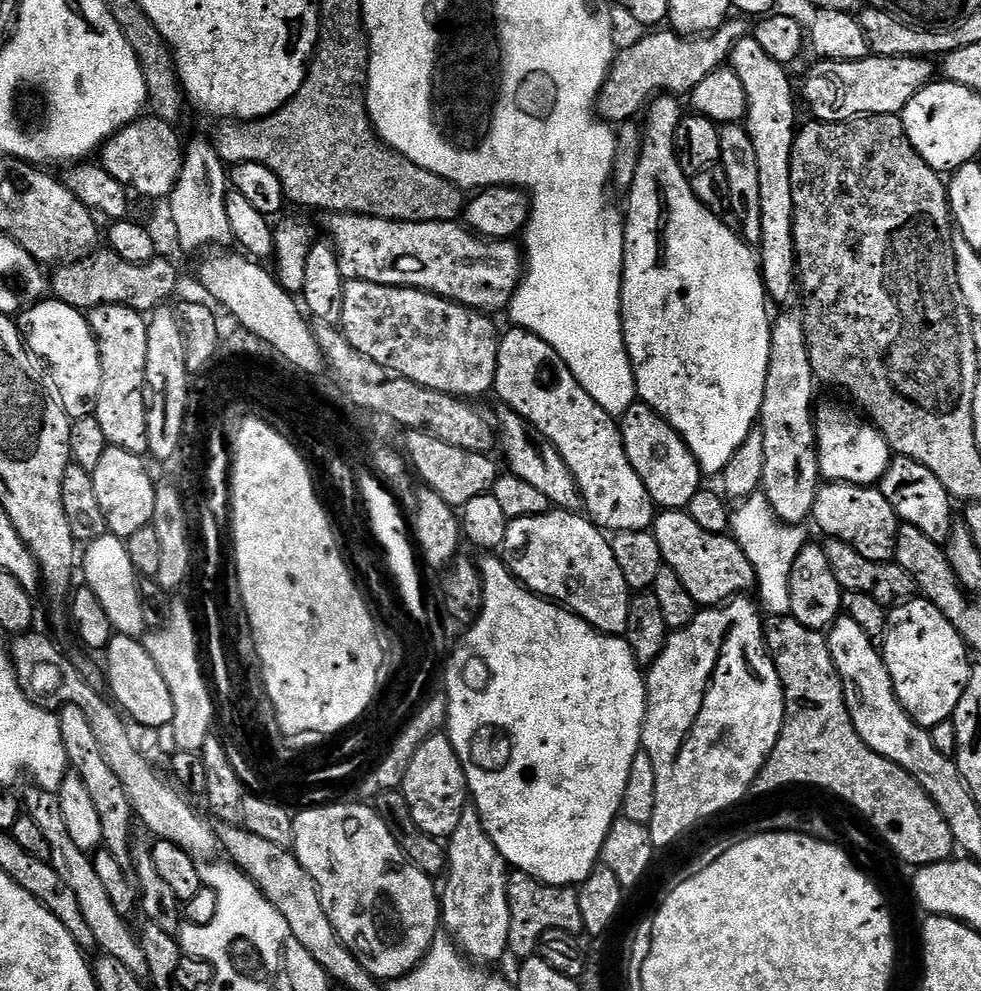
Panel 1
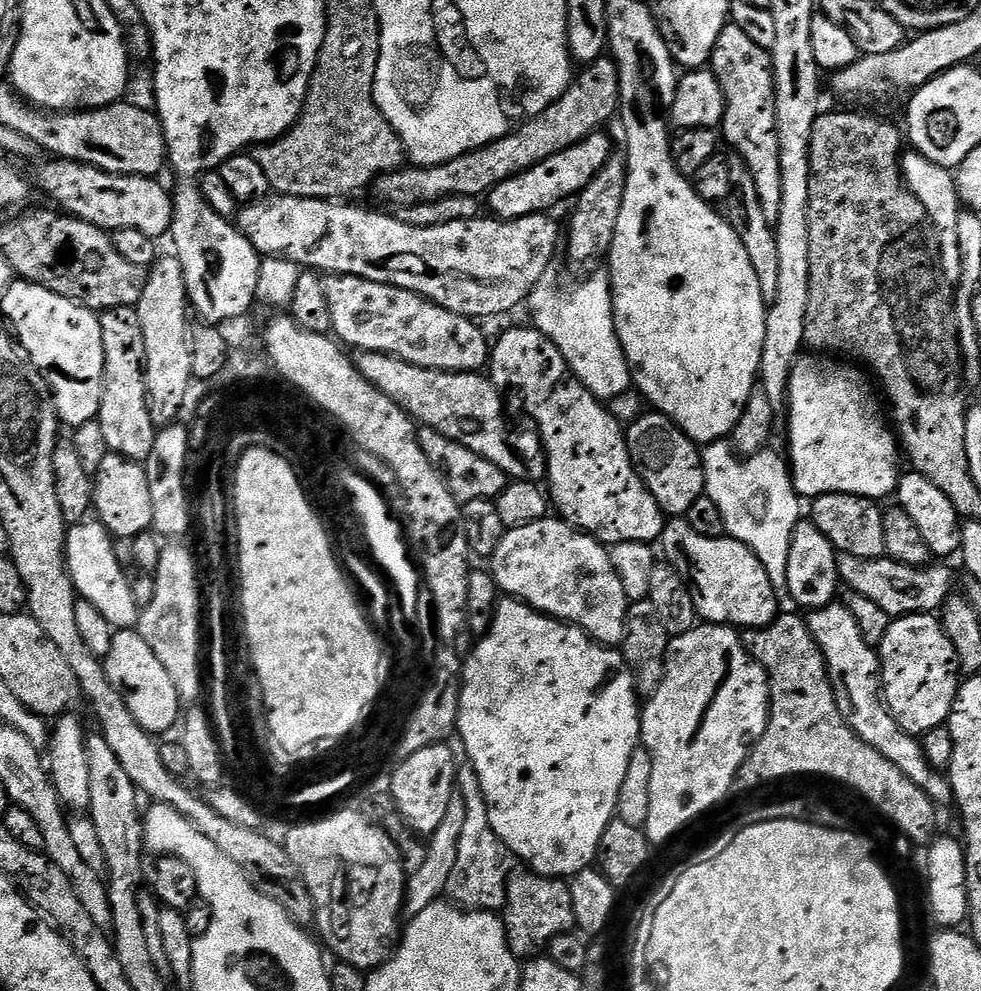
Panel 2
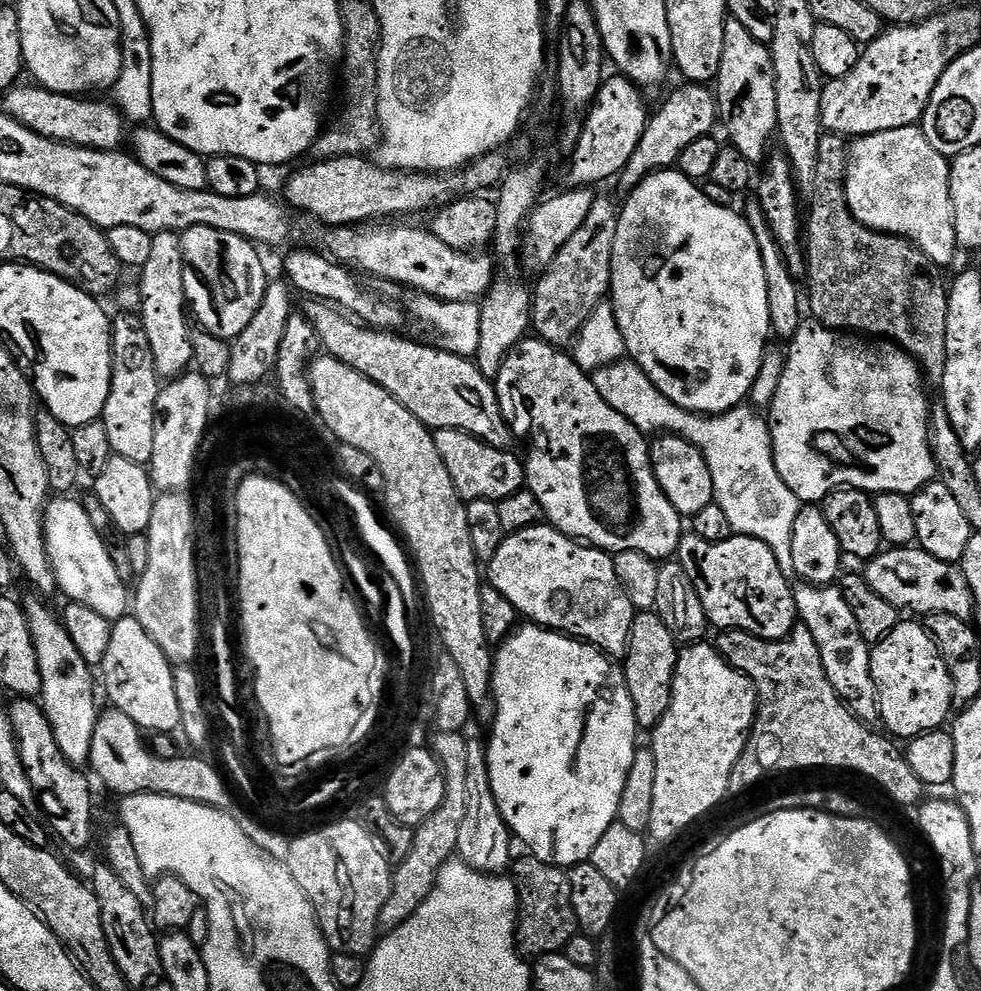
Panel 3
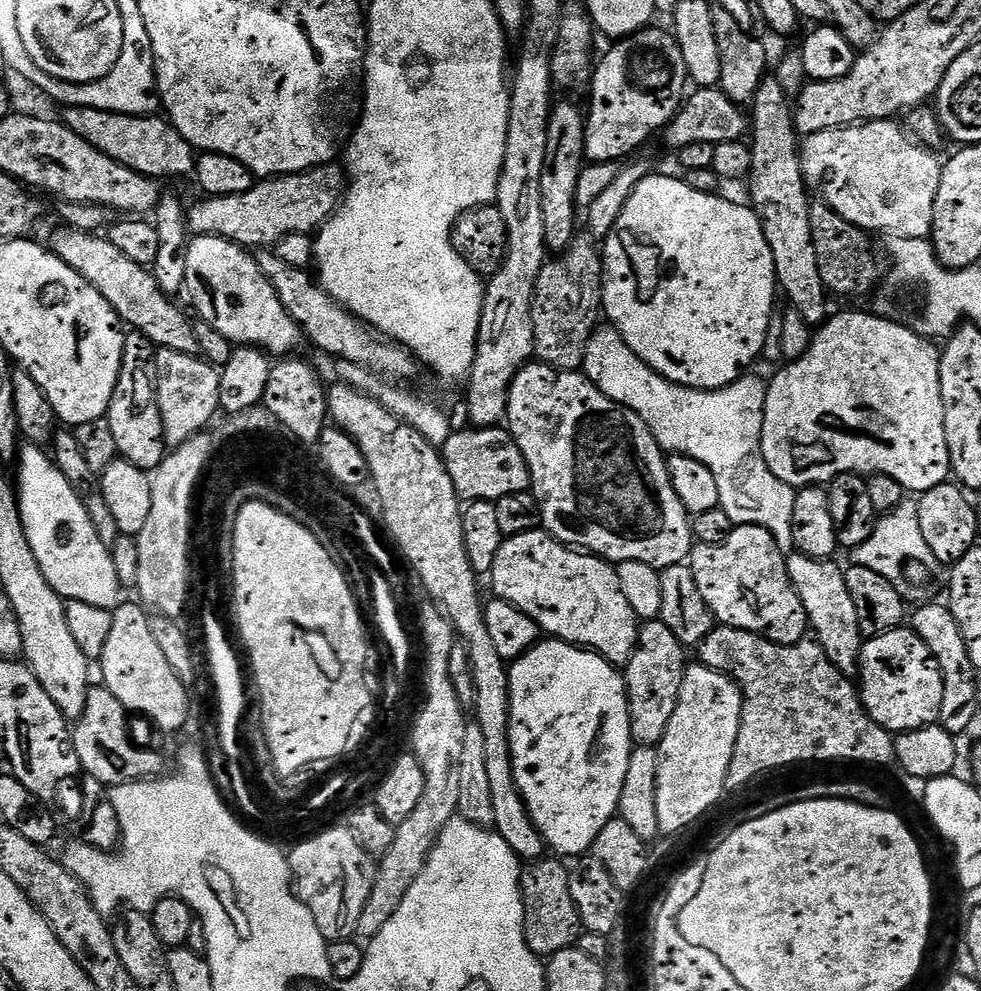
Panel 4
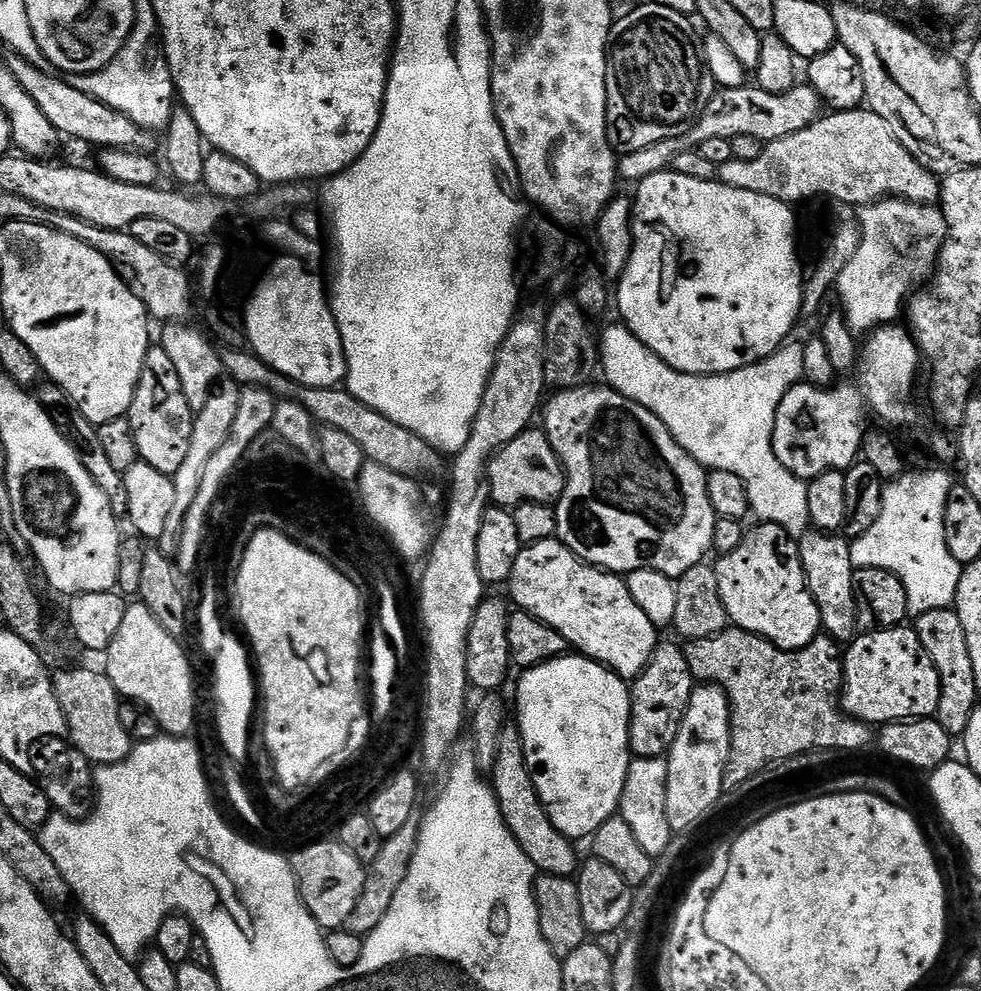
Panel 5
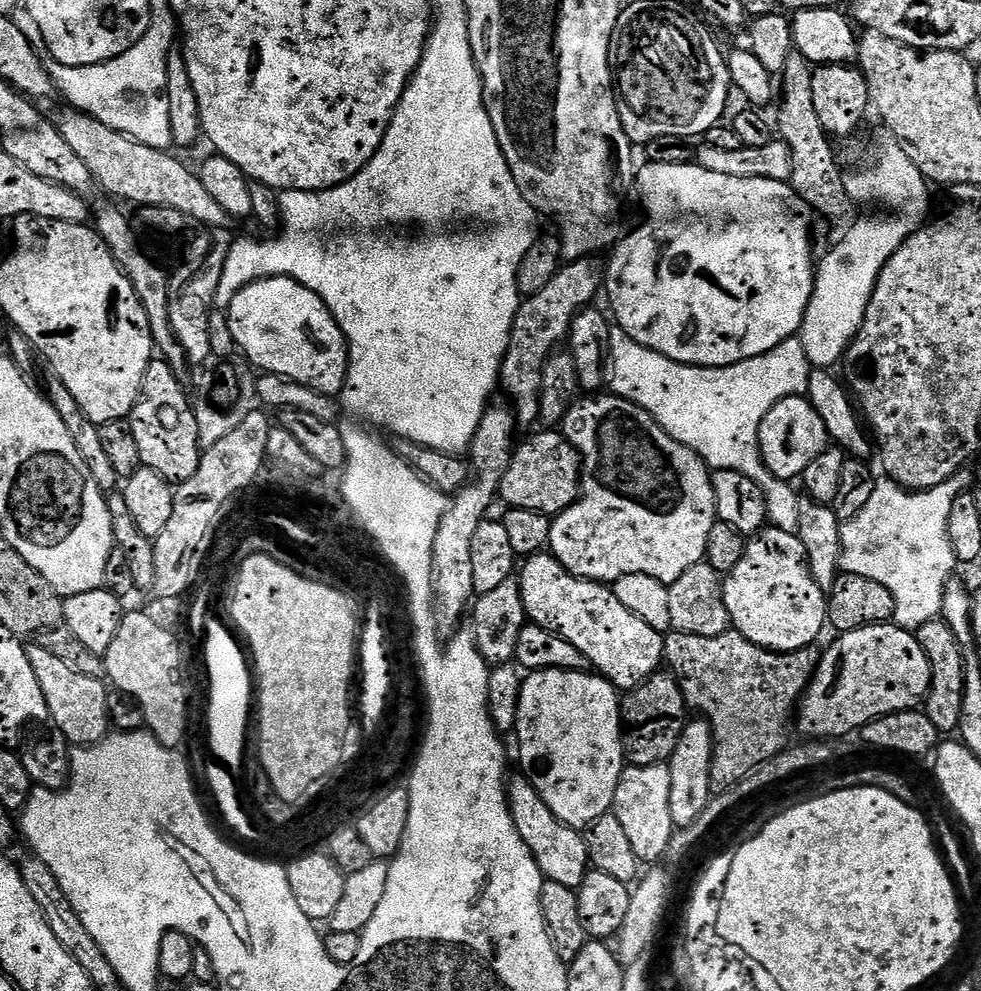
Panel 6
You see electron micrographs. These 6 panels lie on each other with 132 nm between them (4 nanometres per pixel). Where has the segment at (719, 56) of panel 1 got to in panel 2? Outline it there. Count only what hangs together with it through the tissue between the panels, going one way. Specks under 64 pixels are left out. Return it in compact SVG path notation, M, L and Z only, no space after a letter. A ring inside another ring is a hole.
M601 58L587 65L584 72L573 79L572 85L553 104L541 107L536 120L528 120L520 129L509 131L492 144L476 148L445 164L405 166L396 172L385 172L376 179L374 193L384 204L393 204L396 210L413 208L415 204L429 204L447 196L487 197L498 182L506 182L546 158L582 142L601 131L620 111L620 75L616 61Z

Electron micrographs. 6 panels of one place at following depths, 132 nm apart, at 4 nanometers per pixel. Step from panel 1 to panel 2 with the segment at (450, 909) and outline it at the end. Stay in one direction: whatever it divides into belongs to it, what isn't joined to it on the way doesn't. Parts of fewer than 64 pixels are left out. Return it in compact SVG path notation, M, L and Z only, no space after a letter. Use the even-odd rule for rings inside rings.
M464 762L459 765L456 786L466 806L466 823L462 825L462 838L458 838L458 862L454 862L448 892L451 899L465 910L499 913L508 903L509 850L490 826L486 798L472 764Z

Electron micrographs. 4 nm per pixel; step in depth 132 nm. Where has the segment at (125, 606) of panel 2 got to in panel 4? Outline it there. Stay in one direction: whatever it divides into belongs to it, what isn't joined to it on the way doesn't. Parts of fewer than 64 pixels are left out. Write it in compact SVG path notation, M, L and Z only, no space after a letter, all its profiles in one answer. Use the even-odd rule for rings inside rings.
M25 443L18 452L19 464L20 469L17 470L16 476L14 472L14 484L18 489L22 526L26 526L26 538L30 538L30 550L34 550L34 558L38 558L38 566L46 582L50 582L53 590L63 596L65 601L90 602L90 606L102 606L109 610L119 608L122 603L120 597L122 589L118 582L118 574L114 574L112 553L95 533L94 523L82 496L66 480L62 470L45 449Z

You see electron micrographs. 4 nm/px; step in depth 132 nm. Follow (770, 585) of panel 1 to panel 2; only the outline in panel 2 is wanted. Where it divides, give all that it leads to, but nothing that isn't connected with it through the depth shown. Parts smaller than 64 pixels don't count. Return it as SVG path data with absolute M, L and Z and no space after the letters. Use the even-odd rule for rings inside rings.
M717 442L703 449L704 457L704 490L707 496L722 510L722 522L726 522L726 533L731 539L742 542L750 551L756 554L758 562L770 574L770 582L774 586L777 599L789 597L786 582L786 565L790 562L790 542L796 529L796 524L802 519L800 512L801 497L792 484L790 464L783 455L772 450L765 450L753 456L741 458L731 443Z

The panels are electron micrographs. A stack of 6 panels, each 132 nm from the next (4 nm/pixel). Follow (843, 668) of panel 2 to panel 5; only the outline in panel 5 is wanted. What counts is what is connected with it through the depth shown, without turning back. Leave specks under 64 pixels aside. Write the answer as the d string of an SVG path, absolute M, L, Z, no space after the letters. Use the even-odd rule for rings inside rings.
M808 530L799 537L798 555L804 571L808 592L820 611L820 627L837 642L848 642L857 635L856 607L852 594L852 550L843 535L829 534L819 530ZM805 535L805 536L804 536ZM804 536L804 537L803 537Z

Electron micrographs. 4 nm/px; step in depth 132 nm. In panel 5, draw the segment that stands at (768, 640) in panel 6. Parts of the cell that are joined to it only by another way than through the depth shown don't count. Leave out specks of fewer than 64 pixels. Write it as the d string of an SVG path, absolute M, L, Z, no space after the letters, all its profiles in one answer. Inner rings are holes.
M767 522L743 533L739 544L714 564L714 579L722 606L735 627L761 636L793 652L821 635L820 611L808 592L800 558L789 533Z

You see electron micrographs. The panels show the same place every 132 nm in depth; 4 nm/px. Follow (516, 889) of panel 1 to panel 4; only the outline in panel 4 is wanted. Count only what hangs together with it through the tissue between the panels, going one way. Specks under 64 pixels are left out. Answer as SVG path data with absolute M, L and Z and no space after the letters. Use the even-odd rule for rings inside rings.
M541 858L525 863L520 874L526 946L530 946L533 954L541 958L573 947L582 933L578 906L574 906L574 897L570 894L569 865L560 858L548 859Z

